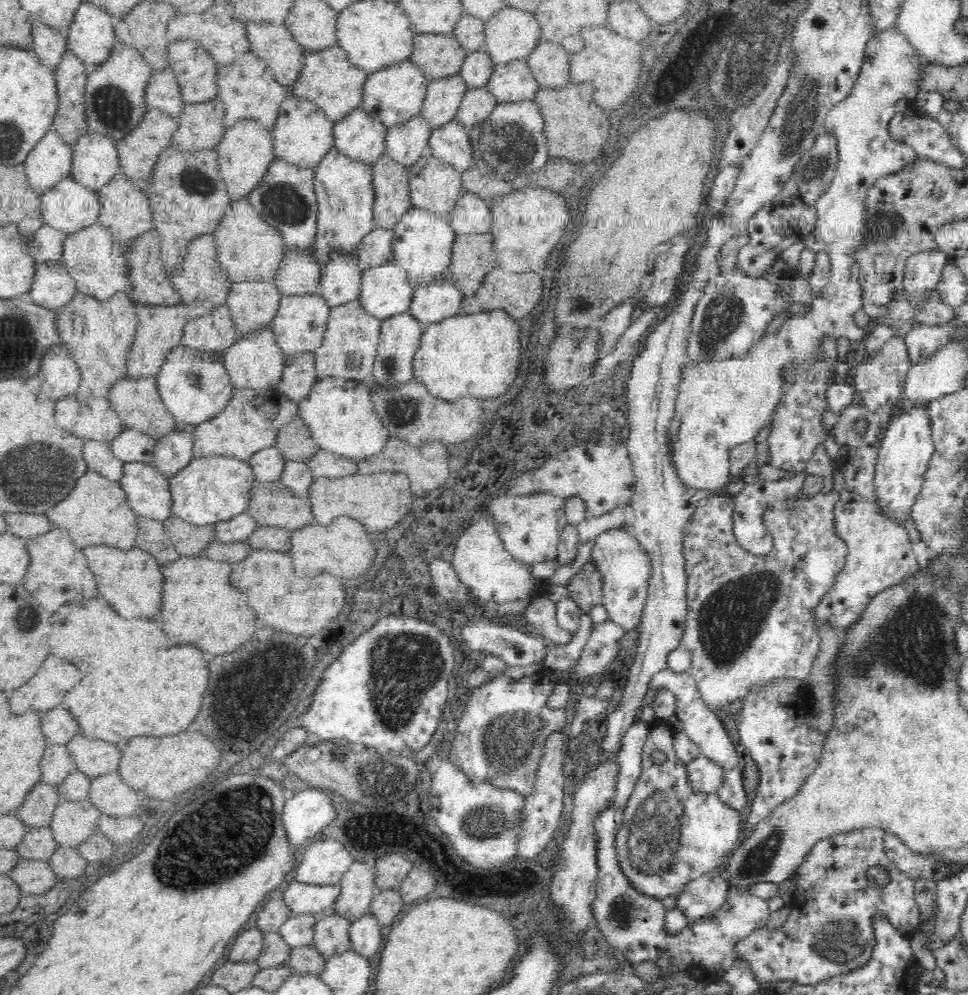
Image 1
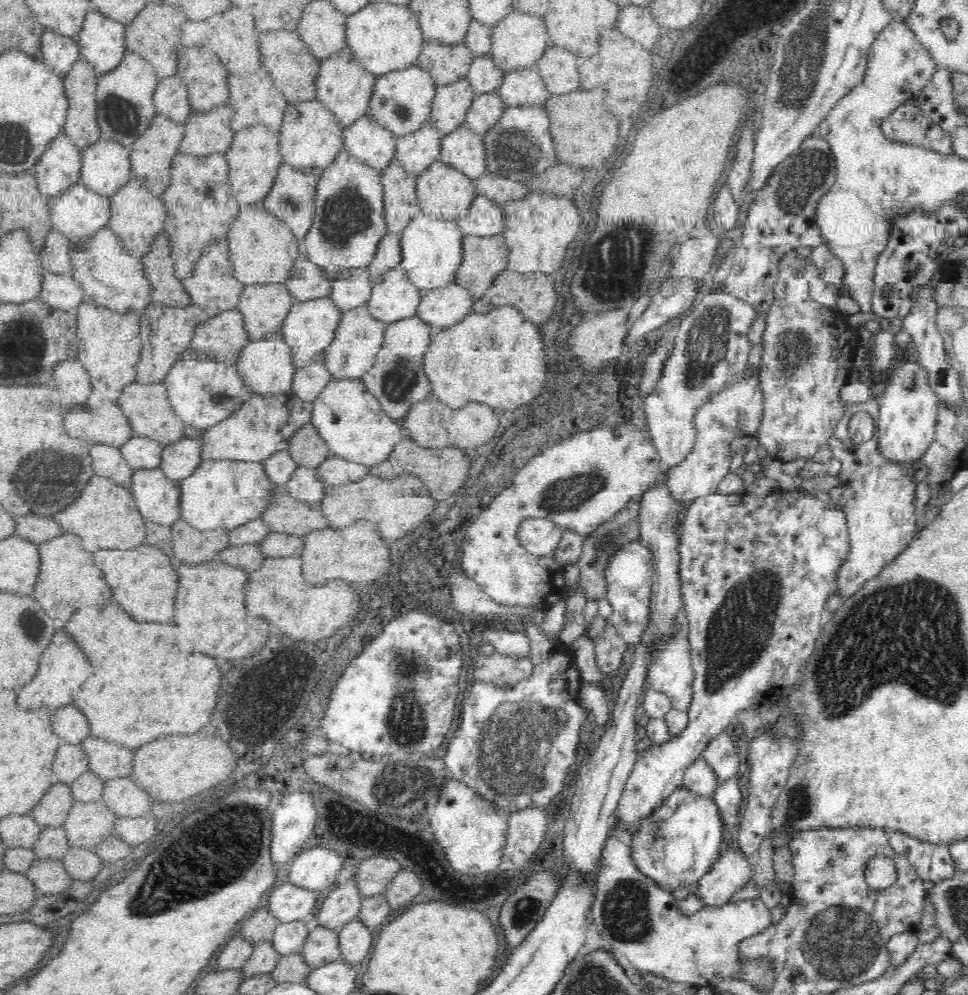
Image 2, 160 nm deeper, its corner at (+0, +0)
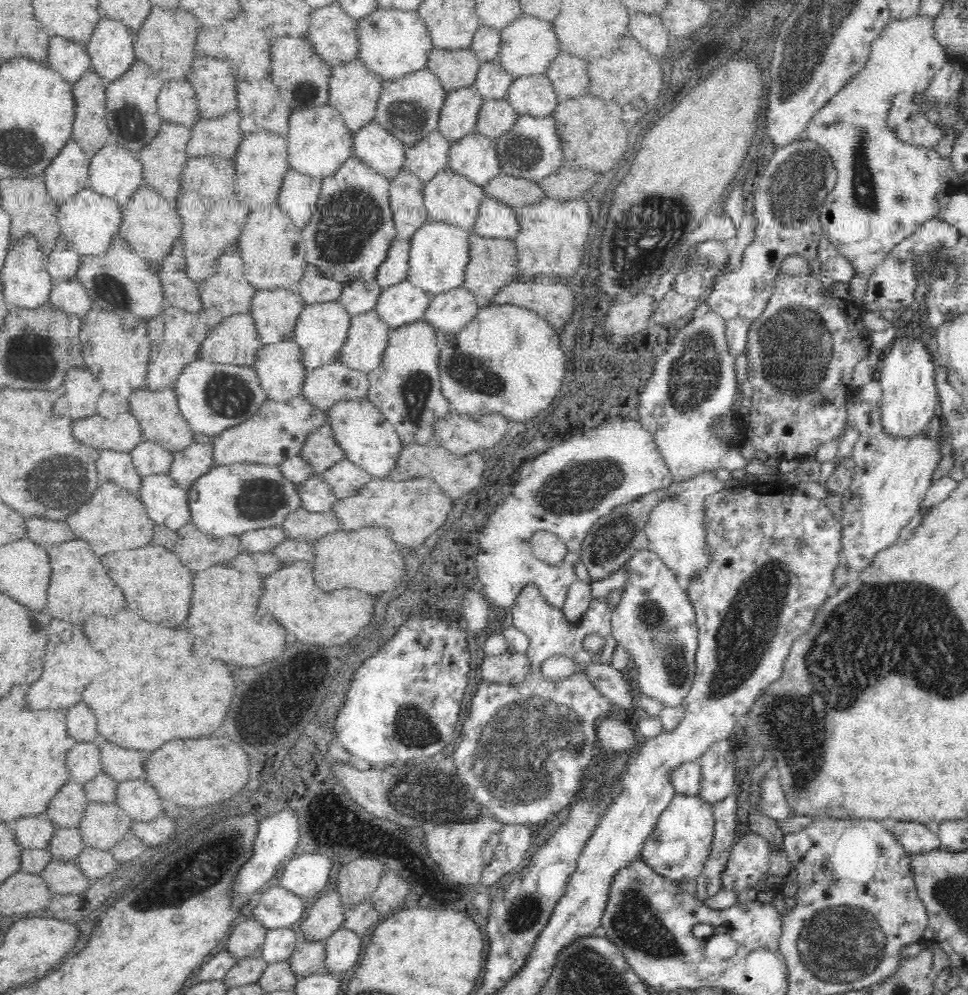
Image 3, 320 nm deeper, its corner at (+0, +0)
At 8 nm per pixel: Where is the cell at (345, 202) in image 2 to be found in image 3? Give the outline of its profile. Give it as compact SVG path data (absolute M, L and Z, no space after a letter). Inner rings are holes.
M350 155L326 180L310 222L301 229L306 244L306 263L341 283L374 281L377 268L386 260L391 240L396 238L389 207L391 181Z

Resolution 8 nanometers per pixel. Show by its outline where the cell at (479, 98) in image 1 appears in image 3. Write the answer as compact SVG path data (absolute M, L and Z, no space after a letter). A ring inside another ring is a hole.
M506 98L484 101L476 118L475 130L488 139L494 140L502 136L502 131L512 128L516 118L518 113Z

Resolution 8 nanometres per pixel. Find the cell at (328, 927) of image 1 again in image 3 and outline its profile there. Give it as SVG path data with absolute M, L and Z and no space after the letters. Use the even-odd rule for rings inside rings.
M325 940L306 941L297 944L287 961L298 979L326 969Z

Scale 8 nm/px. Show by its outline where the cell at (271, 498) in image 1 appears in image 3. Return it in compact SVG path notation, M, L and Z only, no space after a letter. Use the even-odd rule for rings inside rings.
M301 506L286 514L281 526L288 538L307 541L311 545L326 533L341 530L338 518L331 510L324 513L314 512L303 509Z

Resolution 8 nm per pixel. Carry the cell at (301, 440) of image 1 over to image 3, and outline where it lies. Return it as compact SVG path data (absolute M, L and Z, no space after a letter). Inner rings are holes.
M325 424L309 432L298 455L310 465L314 473L321 474L335 462L345 458L343 450L332 438L332 430Z

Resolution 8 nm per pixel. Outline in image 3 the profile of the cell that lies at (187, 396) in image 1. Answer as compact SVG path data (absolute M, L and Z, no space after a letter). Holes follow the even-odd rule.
M197 358L181 370L171 388L188 426L199 438L206 440L256 415L259 406L267 398L252 366L220 364Z

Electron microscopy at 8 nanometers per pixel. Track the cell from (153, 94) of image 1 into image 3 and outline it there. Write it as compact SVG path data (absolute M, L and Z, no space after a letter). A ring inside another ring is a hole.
M173 79L169 83L164 82L157 94L156 104L157 112L164 120L191 127L196 118L199 118L194 91L185 80Z

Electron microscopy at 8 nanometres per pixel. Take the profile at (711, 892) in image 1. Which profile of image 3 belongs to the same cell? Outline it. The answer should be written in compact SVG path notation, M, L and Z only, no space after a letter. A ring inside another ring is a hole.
M747 832L740 837L736 844L732 845L725 861L726 864L719 874L721 888L737 893L752 888L757 891L772 889L780 893L784 884L790 880L795 880L796 877L784 849L780 851L770 850L765 838L752 832Z

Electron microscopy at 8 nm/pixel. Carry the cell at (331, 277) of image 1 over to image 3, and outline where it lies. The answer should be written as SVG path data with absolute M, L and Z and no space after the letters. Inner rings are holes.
M350 281L342 287L339 303L350 315L363 313L375 308L381 288L375 281Z

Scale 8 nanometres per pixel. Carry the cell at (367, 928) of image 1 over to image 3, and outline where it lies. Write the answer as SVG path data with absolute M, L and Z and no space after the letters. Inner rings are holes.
M342 925L326 940L326 969L334 974L346 975L362 958L362 935Z

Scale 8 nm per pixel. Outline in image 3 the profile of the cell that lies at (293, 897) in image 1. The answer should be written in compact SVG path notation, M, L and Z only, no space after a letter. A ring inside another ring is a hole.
M278 884L260 892L259 903L252 910L252 917L269 929L280 929L298 924L306 908L307 899Z

